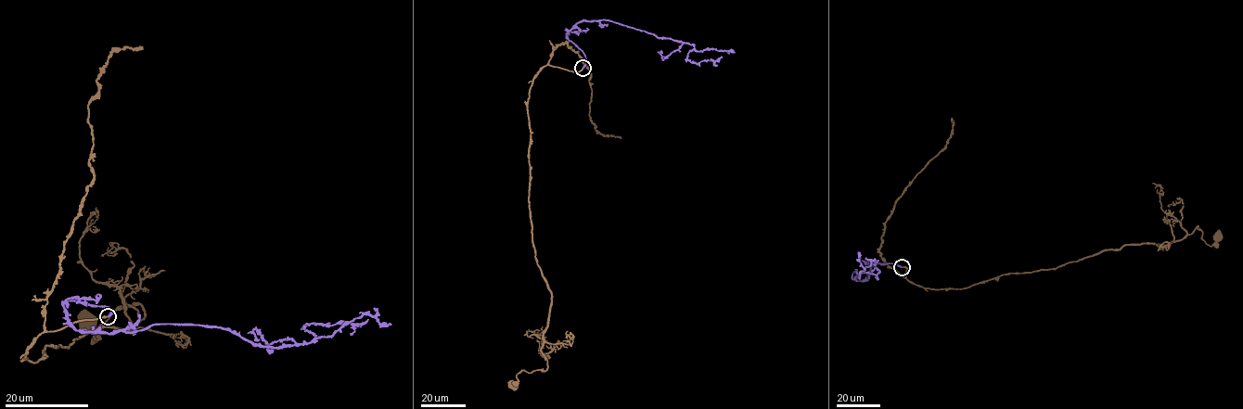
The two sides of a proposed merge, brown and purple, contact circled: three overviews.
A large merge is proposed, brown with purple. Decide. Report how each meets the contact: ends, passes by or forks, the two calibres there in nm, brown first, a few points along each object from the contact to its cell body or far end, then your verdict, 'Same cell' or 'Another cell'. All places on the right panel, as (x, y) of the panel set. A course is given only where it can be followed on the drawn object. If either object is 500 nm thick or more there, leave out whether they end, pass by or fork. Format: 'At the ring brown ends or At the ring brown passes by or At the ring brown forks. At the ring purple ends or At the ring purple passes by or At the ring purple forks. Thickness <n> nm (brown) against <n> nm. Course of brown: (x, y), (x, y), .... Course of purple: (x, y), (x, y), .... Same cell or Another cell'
At the ring brown ends. At the ring purple ends. Thickness 300 nm (brown) against 320 nm. Course of brown: (902, 267), (906, 278), (924, 287), (967, 288), (1126, 245), (1169, 244), (1198, 226), (1210, 246), (1218, 236). Course of purple: (902, 267), (879, 262), (871, 267), (868, 278), (852, 278), (853, 271), (858, 278), (877, 262), (865, 258). Same cell

